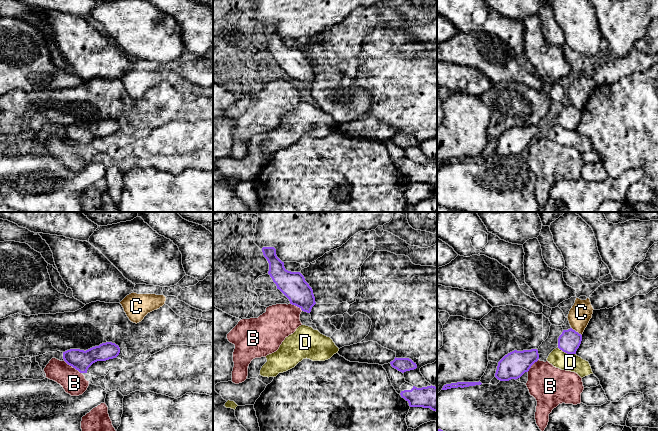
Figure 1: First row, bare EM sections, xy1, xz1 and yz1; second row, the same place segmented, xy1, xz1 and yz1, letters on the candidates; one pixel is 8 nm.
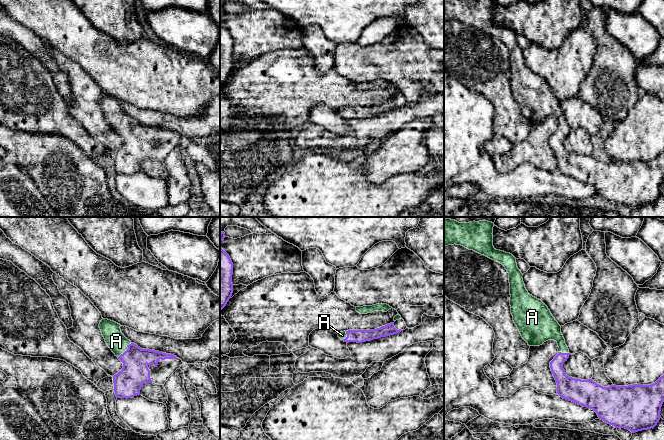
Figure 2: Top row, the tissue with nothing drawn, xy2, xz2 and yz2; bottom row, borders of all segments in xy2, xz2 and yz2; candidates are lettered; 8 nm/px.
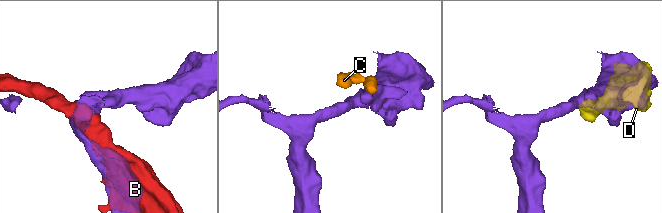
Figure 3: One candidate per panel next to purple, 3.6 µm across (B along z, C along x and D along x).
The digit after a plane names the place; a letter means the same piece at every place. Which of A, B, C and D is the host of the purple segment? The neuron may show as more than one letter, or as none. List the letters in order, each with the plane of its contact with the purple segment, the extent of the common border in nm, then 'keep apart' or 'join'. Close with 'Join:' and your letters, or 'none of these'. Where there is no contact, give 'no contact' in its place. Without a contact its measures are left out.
A: meets purple in xy2; contact 160 nm long; join
B: meets purple in xy1; contact 180 nm long; keep apart
C: meets purple in yz1; contact 110 nm long; keep apart
D: meets purple in yz1; contact 160 nm long; keep apart
Join: A

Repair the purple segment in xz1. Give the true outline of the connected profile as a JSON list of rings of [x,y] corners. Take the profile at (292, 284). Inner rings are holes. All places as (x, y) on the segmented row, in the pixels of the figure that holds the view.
[[[263,247],[262,252],[269,263],[268,274],[279,289],[290,301],[290,304],[310,313],[316,304],[312,288],[305,281],[300,272],[291,272],[285,269],[276,255],[274,247]]]

